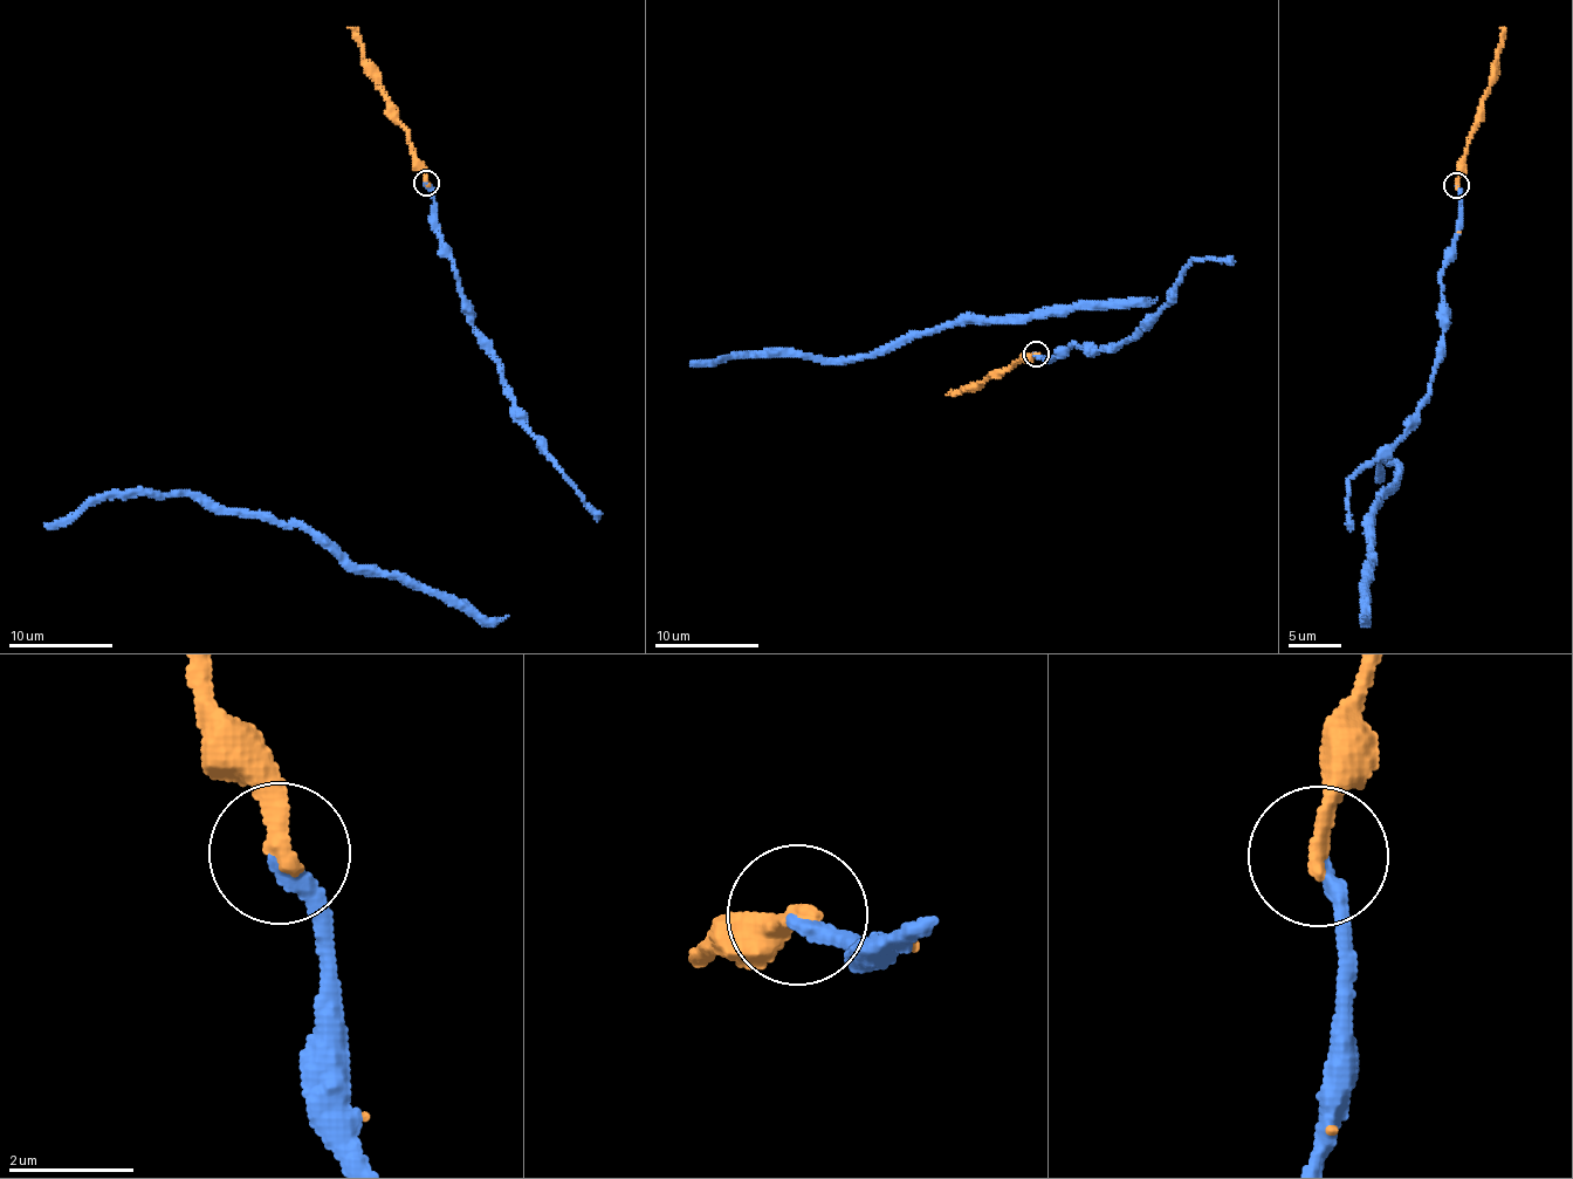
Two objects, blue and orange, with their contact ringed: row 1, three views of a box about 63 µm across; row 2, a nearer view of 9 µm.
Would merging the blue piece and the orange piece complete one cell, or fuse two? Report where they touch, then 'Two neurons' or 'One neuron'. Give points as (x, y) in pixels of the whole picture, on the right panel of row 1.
Place: (1456, 185). One neuron

